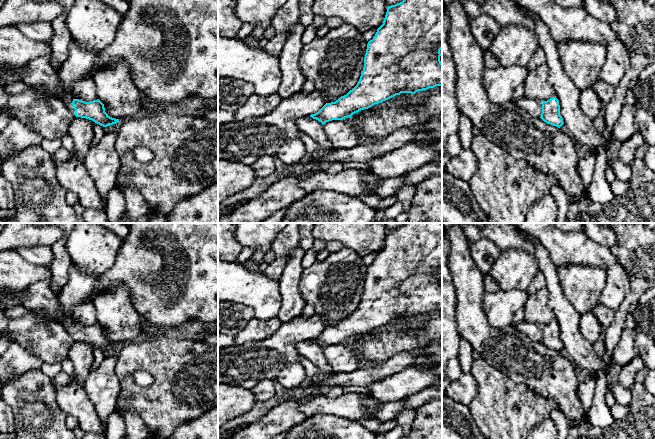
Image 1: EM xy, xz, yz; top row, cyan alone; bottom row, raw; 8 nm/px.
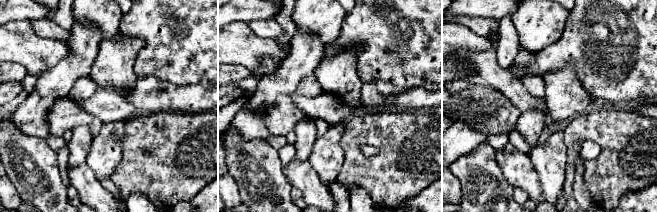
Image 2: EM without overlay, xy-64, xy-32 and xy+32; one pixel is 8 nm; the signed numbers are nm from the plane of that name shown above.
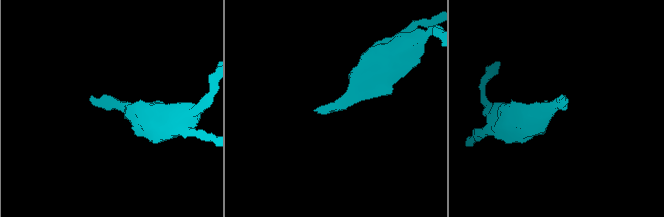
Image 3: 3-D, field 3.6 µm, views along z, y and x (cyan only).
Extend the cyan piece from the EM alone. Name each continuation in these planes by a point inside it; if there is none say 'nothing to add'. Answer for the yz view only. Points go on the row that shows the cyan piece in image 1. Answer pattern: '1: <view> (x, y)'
nothing to add

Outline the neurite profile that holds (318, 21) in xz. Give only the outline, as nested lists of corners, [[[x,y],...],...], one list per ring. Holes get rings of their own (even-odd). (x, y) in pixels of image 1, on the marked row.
[[[315,15],[311,26],[317,30],[322,25],[325,25],[326,18],[325,16]]]

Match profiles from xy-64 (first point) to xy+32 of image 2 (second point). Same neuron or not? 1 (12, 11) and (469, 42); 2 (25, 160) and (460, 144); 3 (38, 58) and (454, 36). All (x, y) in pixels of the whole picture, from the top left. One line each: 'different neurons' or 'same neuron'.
1: different neurons
2: different neurons
3: same neuron

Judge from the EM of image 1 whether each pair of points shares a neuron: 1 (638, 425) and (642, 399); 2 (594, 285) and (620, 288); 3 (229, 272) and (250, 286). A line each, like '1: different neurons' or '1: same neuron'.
1: same neuron
2: different neurons
3: same neuron

